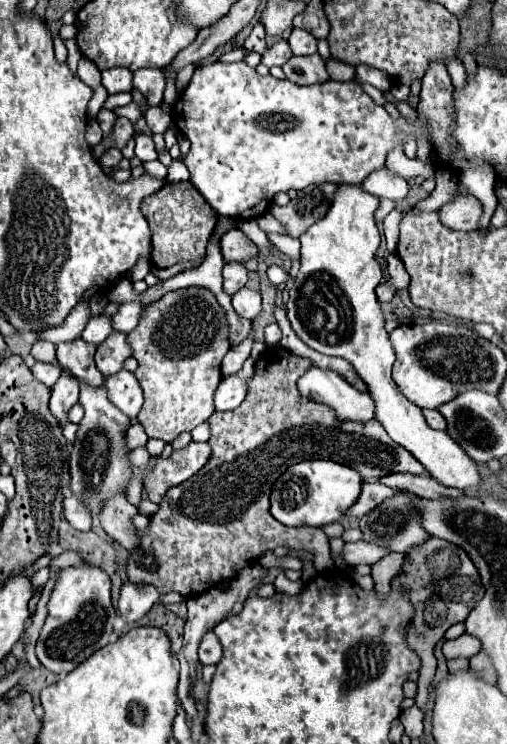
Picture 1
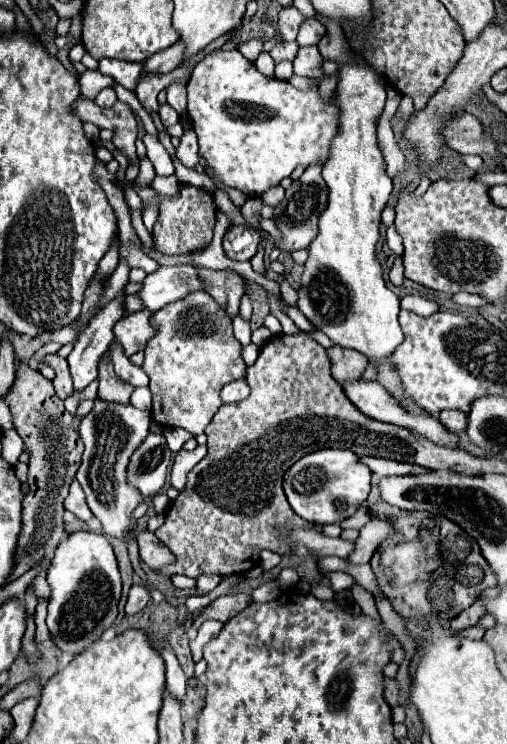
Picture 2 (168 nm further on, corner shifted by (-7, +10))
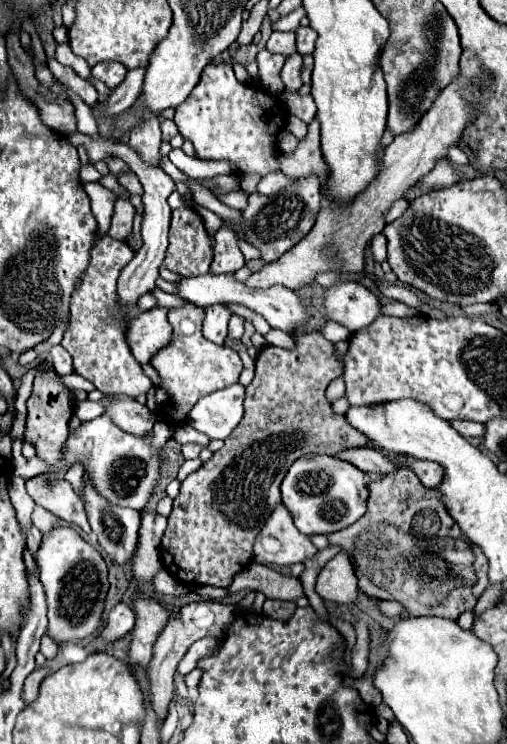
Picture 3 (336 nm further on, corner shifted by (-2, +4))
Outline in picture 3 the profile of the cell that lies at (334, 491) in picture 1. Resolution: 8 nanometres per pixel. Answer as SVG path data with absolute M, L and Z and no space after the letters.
M308 454L298 458L282 480L282 502L292 514L296 528L306 536L332 534L350 526L366 512L366 500L366 474L334 456Z

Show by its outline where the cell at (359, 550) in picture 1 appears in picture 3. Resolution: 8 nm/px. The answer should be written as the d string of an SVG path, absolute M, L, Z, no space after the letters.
M284 504L276 506L268 522L262 526L254 544L254 562L258 564L296 564L314 558L320 550L306 534L296 530Z

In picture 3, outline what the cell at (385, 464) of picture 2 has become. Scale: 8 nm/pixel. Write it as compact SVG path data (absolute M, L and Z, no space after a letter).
M354 448L354 450L344 450L338 452L336 458L342 458L350 464L354 464L356 468L360 468L362 472L374 472L378 476L384 474L392 474L392 470L398 470L398 466L380 450L374 448Z

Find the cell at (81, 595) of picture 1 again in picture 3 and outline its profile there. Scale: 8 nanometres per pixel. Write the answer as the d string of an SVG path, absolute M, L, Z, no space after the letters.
M54 528L42 538L42 546L36 554L40 580L48 598L48 630L46 634L58 644L82 640L98 632L104 612L104 600L108 594L108 566L100 552L90 546L72 528Z

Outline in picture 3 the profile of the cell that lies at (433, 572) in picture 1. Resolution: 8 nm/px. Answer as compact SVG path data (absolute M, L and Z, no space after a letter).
M398 468L398 472L388 474L388 476L384 476L384 478L378 480L378 482L372 482L368 488L370 488L370 496L368 496L368 510L366 510L366 514L364 514L360 520L356 520L352 526L348 526L350 530L348 530L348 528L342 528L342 530L338 530L338 532L334 532L334 534L328 534L330 544L340 544L346 552L348 552L348 546L350 546L352 562L354 562L354 568L356 568L356 576L358 576L358 580L360 580L360 582L358 582L360 590L362 590L366 596L372 596L372 598L396 600L396 602L400 602L402 608L404 608L402 616L440 616L440 618L456 620L462 612L472 610L474 604L478 602L478 598L482 596L482 592L484 592L484 590L488 588L488 584L490 584L490 582L488 582L488 562L486 562L486 556L480 552L480 548L478 548L478 546L472 546L472 542L460 532L458 524L450 518L450 514L448 514L446 508L442 506L438 494L432 492L432 490L428 490L428 488L424 488L424 486L420 484L418 476L416 476L412 470L408 470L408 468Z

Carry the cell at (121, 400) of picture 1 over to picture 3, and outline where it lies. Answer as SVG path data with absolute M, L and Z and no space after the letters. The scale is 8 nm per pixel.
M104 236L96 242L90 256L90 266L72 294L70 302L70 322L62 338L62 346L74 358L74 372L90 380L100 392L104 394L126 394L126 396L140 396L146 394L154 384L142 372L138 360L132 356L124 330L128 316L122 316L118 310L116 298L116 280L120 270L132 260L134 252L126 242L114 240Z

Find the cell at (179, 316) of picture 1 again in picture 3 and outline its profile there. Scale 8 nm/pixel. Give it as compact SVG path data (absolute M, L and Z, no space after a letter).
M182 304L180 308L168 310L168 322L172 326L172 342L164 348L160 348L150 364L160 376L158 388L162 388L168 394L170 404L162 406L158 414L168 424L180 424L188 418L192 406L204 398L210 392L216 392L224 386L232 386L238 382L238 376L242 372L242 360L236 350L228 346L216 346L208 338L204 338L200 326L204 322L204 310L192 304Z

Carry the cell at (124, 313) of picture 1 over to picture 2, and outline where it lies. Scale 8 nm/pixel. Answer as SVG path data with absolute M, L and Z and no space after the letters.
M161 266L149 274L139 292L143 306L151 312L161 310L165 304L185 298L189 292L205 290L207 284L199 278L195 266Z

